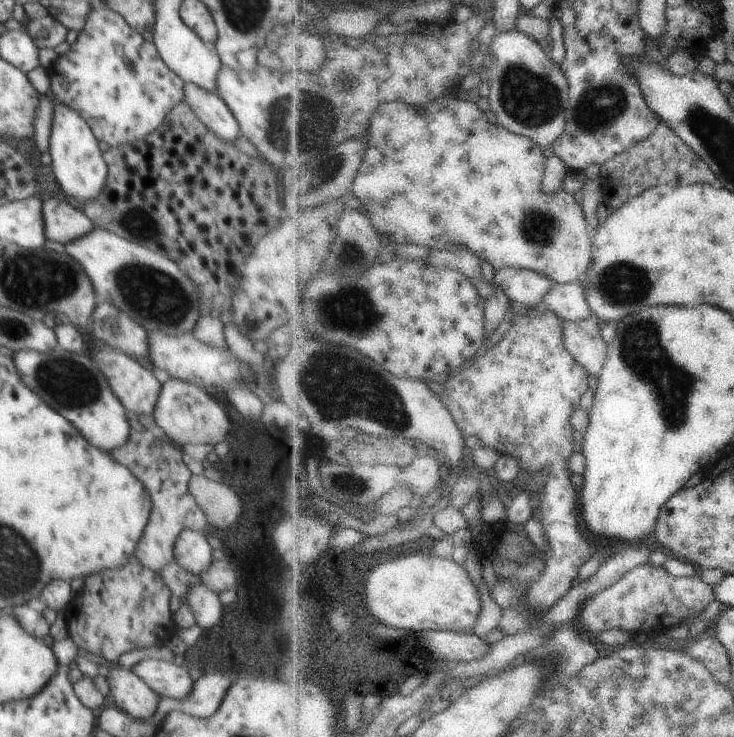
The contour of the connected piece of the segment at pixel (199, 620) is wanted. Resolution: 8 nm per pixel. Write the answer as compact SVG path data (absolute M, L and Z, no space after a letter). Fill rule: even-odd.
M194 584L188 590L188 606L194 614L195 624L202 629L216 630L224 624L224 608L216 592L208 590L203 584Z

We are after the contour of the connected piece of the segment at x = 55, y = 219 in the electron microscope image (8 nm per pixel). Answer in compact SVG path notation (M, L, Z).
M58 198L42 200L42 218L46 240L63 245L78 240L80 236L96 227L82 212L81 206L72 200L65 201Z

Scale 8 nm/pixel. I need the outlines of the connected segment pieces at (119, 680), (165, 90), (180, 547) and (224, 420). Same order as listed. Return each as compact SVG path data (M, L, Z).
M108 667L105 670L110 688L109 703L116 705L138 720L153 719L161 697L131 670Z
M97 7L87 14L86 26L79 31L78 38L67 53L58 55L47 73L50 76L49 91L54 92L54 98L76 110L88 123L94 136L109 146L136 142L154 132L164 122L166 114L184 98L183 78L170 70L153 42L134 32L128 22L110 7Z
M183 530L176 538L178 540L174 544L174 554L172 554L174 564L194 574L210 568L216 552L213 553L210 542L201 532Z
M167 379L160 392L160 400L152 412L152 418L162 430L162 434L174 442L174 446L182 449L186 444L202 445L210 444L214 446L217 442L226 442L226 439L234 432L232 418L228 416L226 404L216 400L212 394L208 394L202 386L184 382L184 380Z

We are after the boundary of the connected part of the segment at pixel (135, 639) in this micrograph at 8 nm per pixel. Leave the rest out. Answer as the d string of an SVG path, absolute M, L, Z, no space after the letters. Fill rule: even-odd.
M132 556L118 570L102 570L84 577L81 600L68 606L68 634L87 656L106 664L114 664L120 655L134 649L165 645L175 634L176 627L170 609L171 591L160 576L142 566Z

